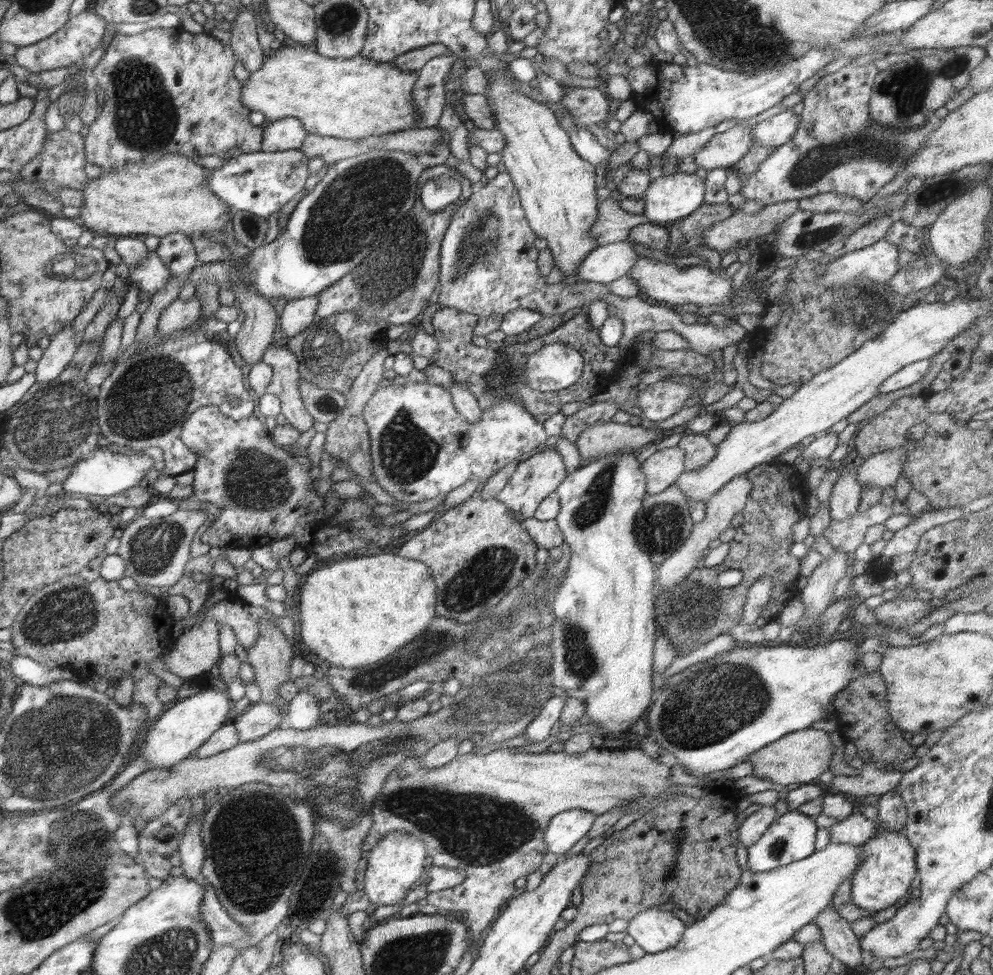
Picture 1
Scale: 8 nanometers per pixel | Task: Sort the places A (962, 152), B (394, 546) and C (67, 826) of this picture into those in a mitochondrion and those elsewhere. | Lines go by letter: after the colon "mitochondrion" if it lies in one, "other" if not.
A: other
B: other
C: mitochondrion

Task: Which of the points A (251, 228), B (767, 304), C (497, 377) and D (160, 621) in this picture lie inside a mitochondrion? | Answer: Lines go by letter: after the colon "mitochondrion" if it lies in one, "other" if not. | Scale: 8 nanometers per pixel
A: mitochondrion
B: other
C: mitochondrion
D: other

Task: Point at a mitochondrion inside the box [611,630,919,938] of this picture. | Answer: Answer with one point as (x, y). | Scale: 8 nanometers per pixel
(739, 696)

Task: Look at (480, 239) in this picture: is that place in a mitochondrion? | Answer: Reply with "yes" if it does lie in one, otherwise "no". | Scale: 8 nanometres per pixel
yes

